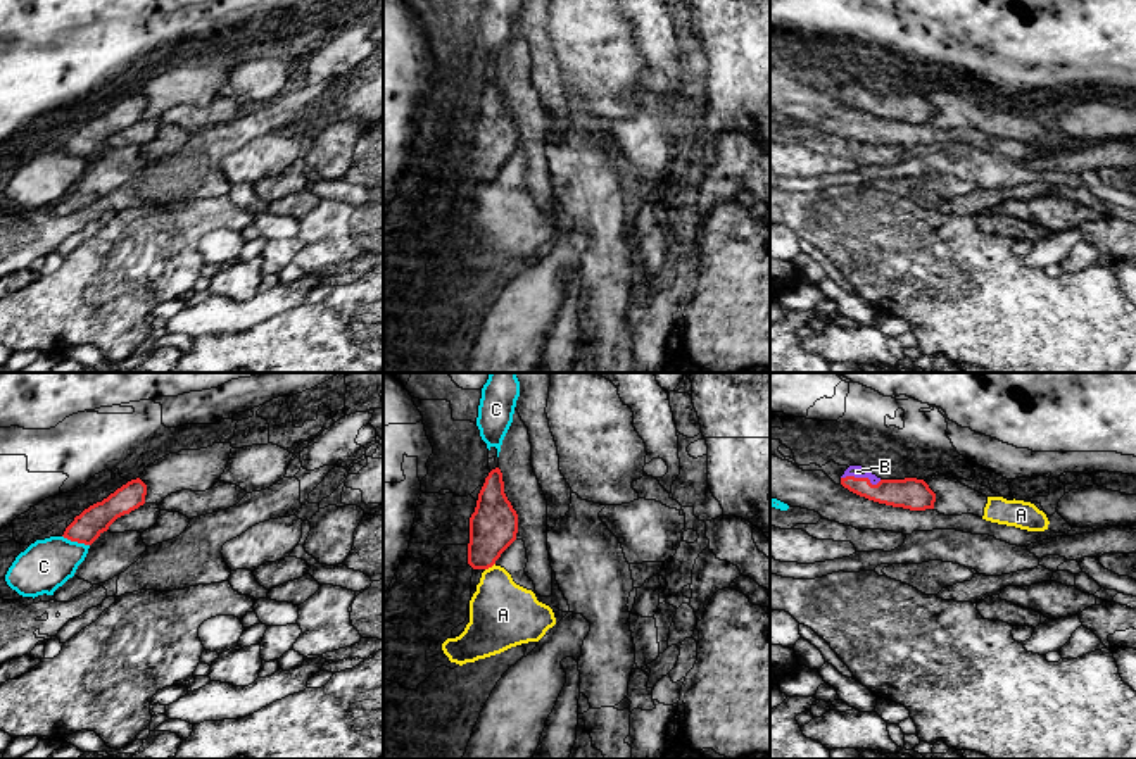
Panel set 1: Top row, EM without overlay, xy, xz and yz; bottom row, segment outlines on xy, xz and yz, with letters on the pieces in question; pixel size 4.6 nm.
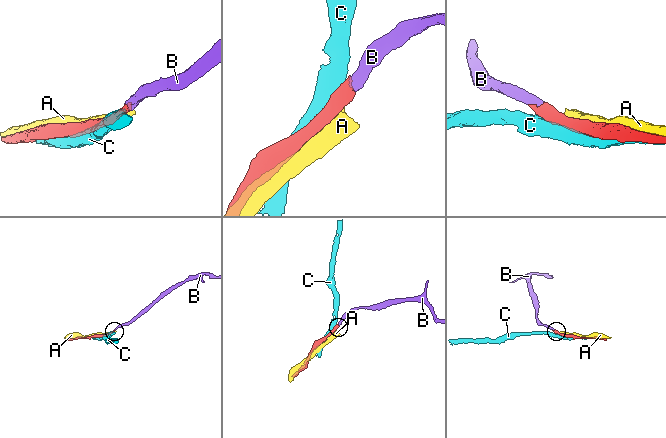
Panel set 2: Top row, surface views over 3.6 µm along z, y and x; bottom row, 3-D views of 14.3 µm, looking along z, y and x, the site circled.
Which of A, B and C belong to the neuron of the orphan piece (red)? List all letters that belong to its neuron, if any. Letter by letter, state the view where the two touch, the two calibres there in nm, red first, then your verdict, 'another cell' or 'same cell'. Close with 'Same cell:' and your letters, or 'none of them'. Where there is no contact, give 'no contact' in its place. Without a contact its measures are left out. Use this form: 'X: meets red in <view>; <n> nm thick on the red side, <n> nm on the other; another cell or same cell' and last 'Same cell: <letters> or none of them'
A: meets red in xz; 220 nm thick on the red side, 320 nm on the other; another cell
B: meets red in yz; 150 nm thick on the red side, 60 nm on the other; same cell
C: meets red in xy; 140 nm thick on the red side, 240 nm on the other; another cell
Same cell: B

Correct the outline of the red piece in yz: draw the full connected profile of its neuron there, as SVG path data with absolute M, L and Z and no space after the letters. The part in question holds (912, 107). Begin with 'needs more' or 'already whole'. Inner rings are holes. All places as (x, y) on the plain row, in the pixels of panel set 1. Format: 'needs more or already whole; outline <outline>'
needs more; outline M849 79L841 98L868 114L910 124L934 122L936 107L924 93L880 93L861 79Z

